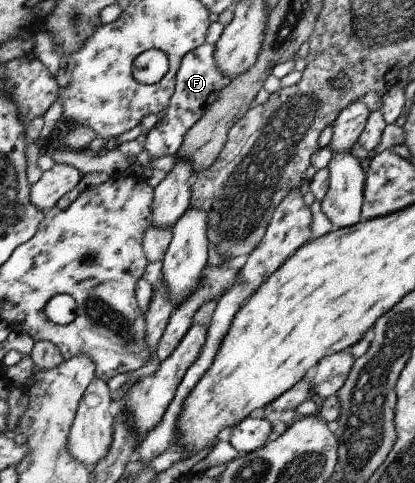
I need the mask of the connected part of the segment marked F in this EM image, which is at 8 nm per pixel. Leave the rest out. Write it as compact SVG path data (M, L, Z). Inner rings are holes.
M209 43L198 45L193 51L187 52L181 60L176 73L175 89L170 102L164 109L162 118L146 133L144 148L154 159L176 155L183 143L185 134L194 126L209 106L217 99L221 88L226 86L226 78L215 66L213 52L215 46Z

